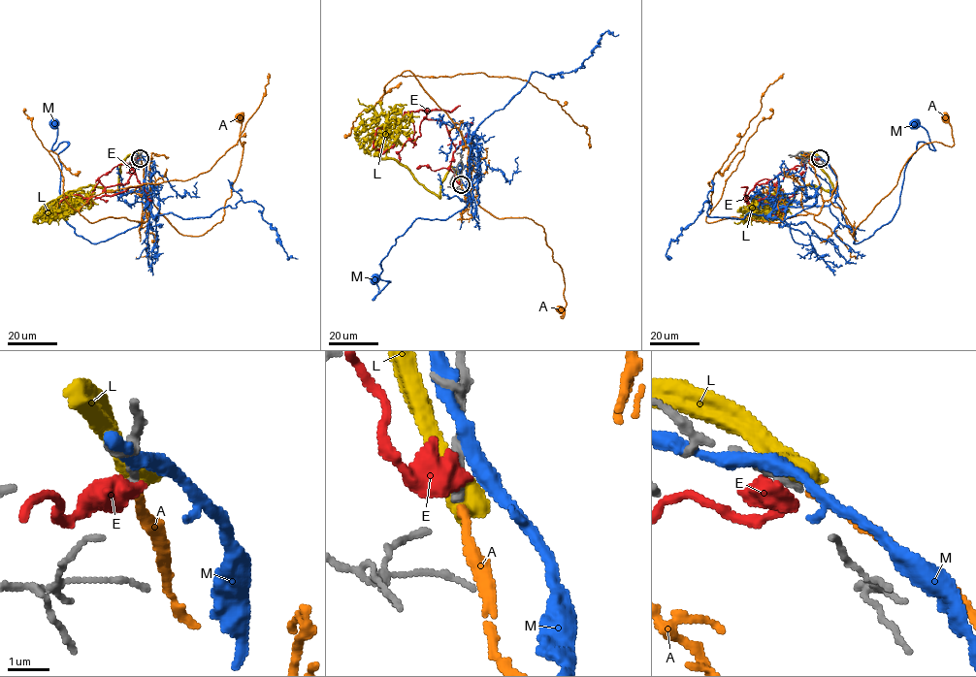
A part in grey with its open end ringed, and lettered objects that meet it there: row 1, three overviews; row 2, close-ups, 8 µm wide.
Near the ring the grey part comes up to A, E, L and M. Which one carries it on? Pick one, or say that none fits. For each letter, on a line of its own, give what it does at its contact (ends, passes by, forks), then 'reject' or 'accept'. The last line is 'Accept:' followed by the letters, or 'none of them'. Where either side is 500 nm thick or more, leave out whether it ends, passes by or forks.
A: it ends there; accept
E: reject
L: reject
M: it passes by; reject
Accept: A

